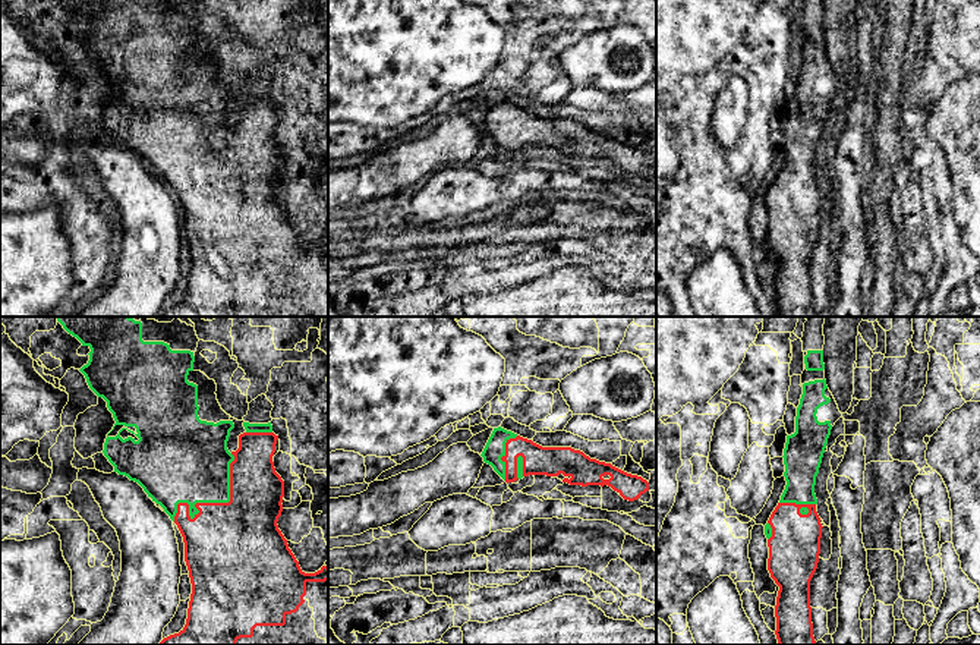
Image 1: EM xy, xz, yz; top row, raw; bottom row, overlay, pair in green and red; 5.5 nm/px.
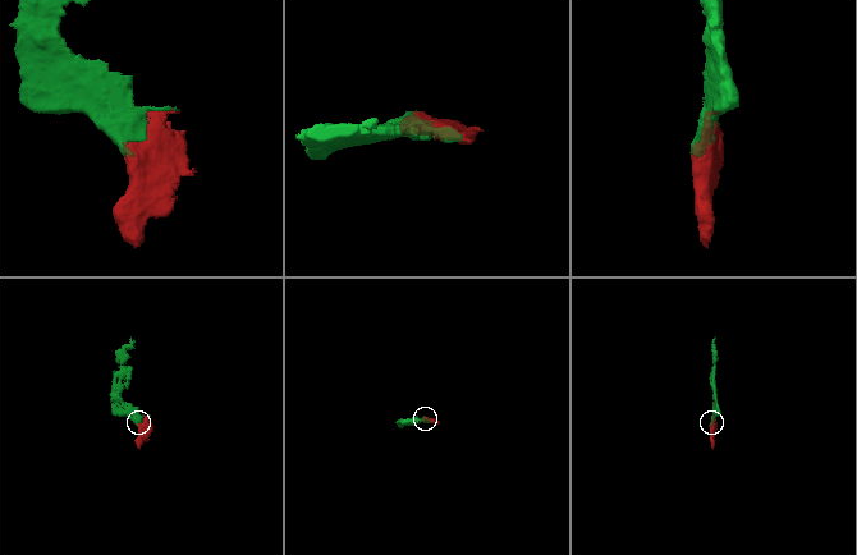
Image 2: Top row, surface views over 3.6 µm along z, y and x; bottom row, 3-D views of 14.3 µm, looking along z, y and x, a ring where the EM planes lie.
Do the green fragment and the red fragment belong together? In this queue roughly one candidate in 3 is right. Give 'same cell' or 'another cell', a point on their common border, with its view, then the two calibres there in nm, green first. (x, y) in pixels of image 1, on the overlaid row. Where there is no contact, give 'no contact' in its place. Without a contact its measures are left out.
same cell | xy (208, 502) | 440/440 nm

